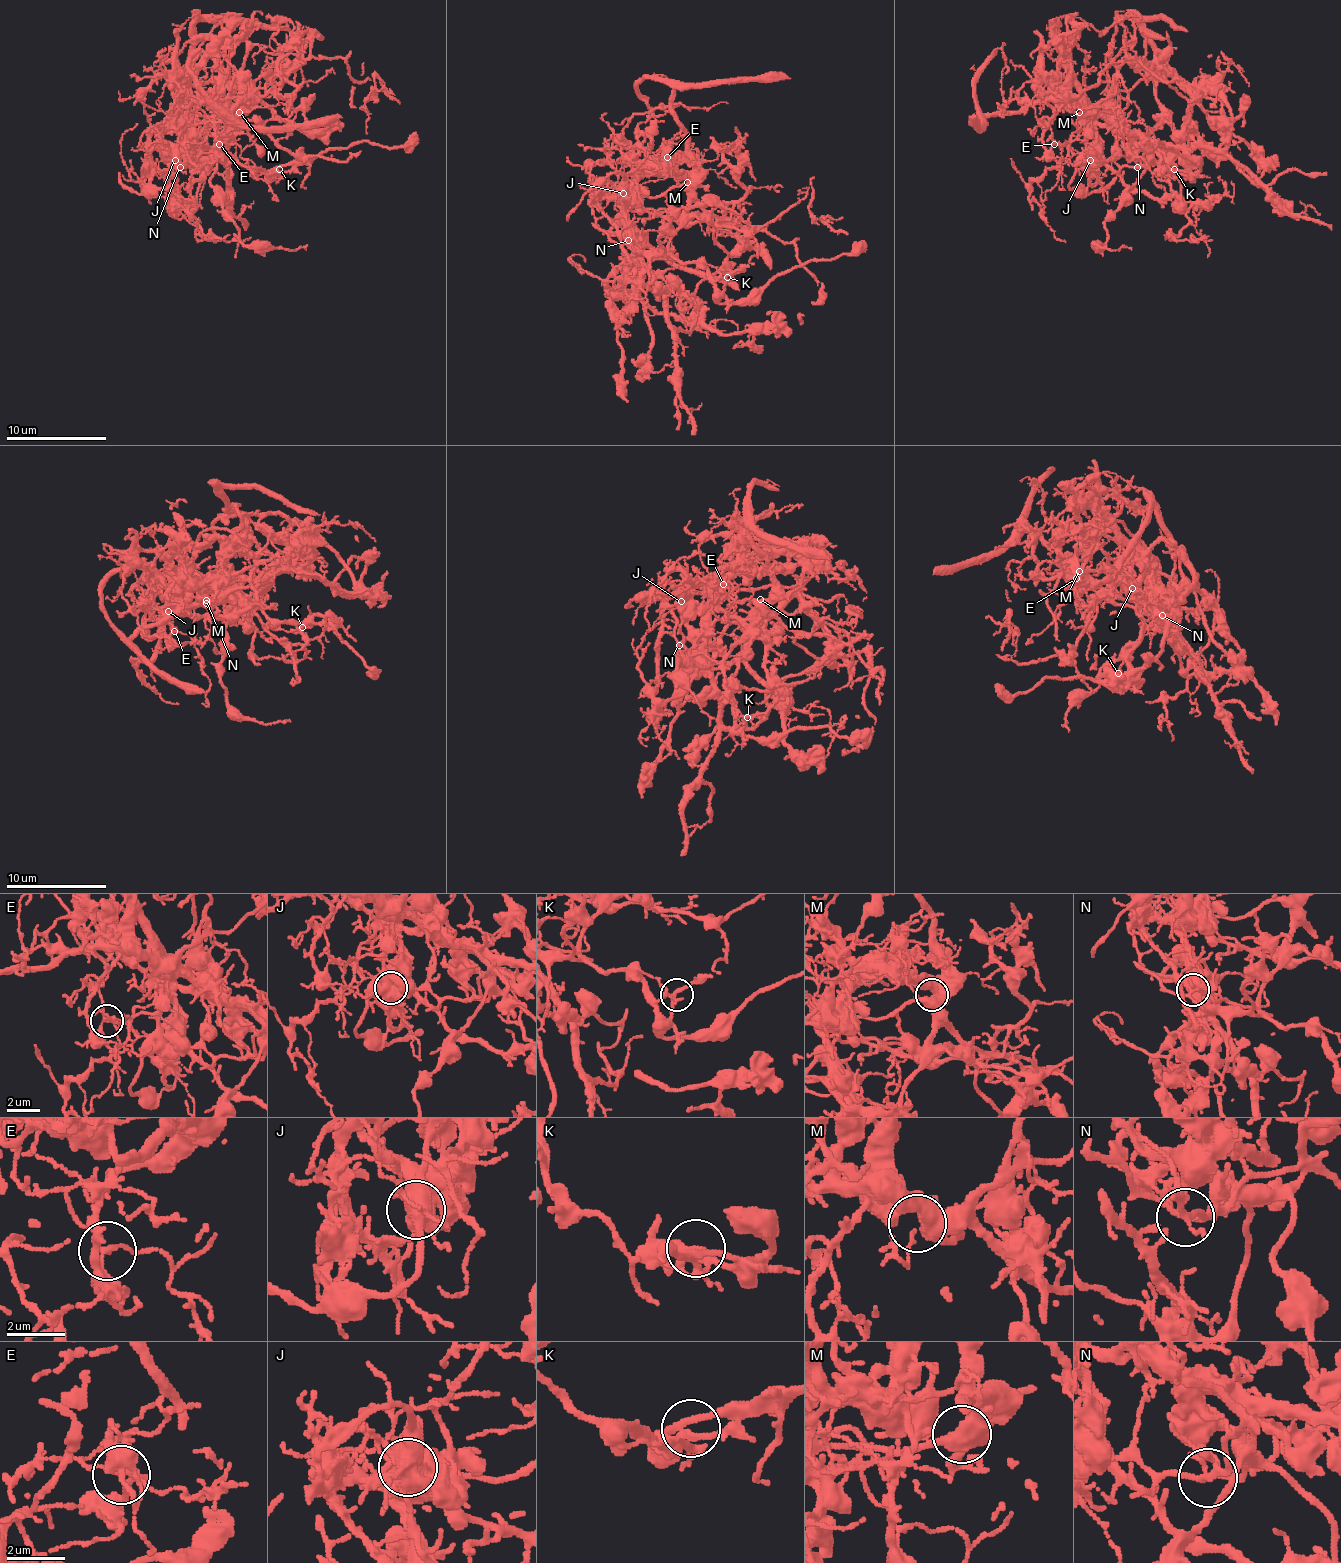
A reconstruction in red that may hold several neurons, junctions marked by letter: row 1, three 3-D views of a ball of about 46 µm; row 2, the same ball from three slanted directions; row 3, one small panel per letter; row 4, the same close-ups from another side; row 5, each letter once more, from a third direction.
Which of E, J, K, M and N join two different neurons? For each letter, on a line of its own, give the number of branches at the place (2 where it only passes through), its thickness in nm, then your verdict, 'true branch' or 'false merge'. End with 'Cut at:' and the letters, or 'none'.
E: 3 branches meet; 170 nm thick; true branch
J: 6 branches meet; 650 nm thick; false merge
K: 5 branches meet; 200 nm thick; true branch
M: 3 branches meet; 480 nm thick; true branch
N: 5 branches meet; 180 nm thick; false merge
Cut at: J, N

